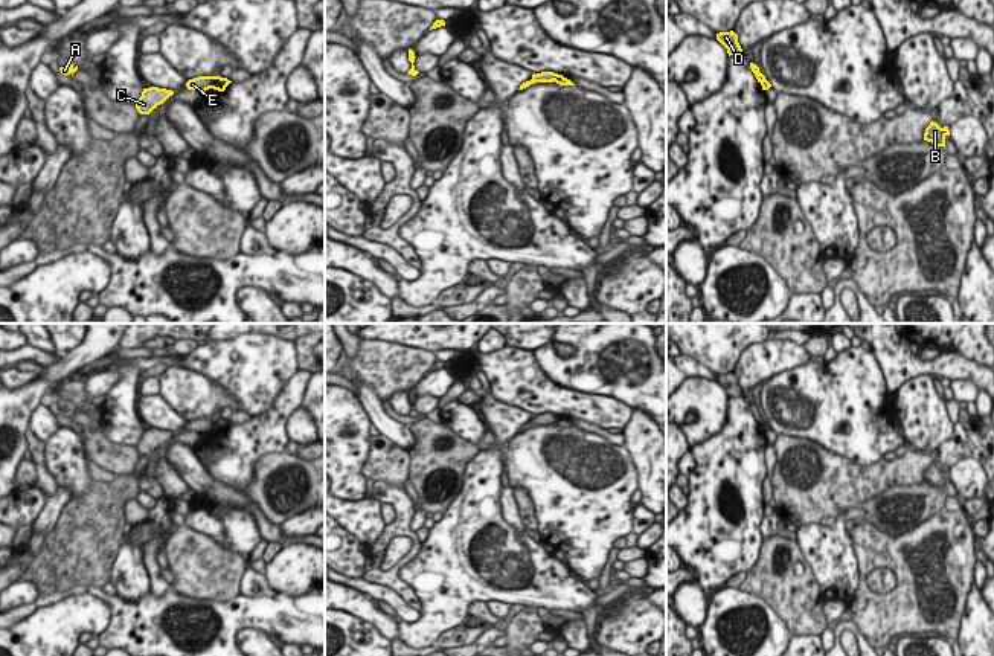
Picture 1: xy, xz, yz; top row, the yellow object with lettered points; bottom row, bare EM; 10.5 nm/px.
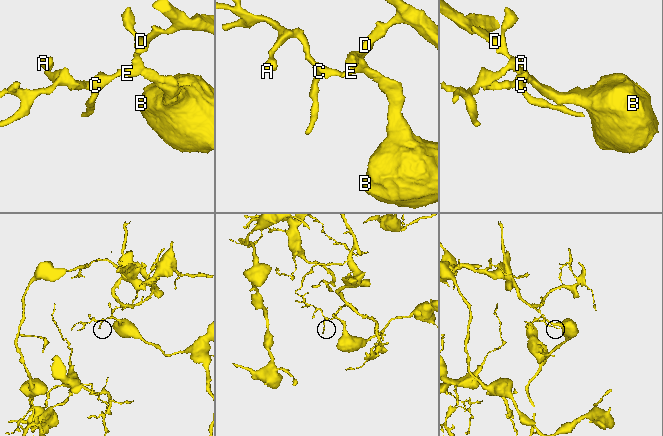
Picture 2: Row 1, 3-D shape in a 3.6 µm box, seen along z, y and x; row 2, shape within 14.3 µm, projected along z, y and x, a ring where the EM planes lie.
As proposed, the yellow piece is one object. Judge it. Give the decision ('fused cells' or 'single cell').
fused cells

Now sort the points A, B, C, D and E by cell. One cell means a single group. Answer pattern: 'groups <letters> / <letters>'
groups A C D E / B

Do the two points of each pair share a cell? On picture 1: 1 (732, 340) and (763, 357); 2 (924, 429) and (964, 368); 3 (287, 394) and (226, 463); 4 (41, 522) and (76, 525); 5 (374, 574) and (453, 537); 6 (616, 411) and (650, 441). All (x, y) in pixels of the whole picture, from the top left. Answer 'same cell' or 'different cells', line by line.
1: different cells
2: different cells
3: same cell
4: different cells
5: different cells
6: different cells

